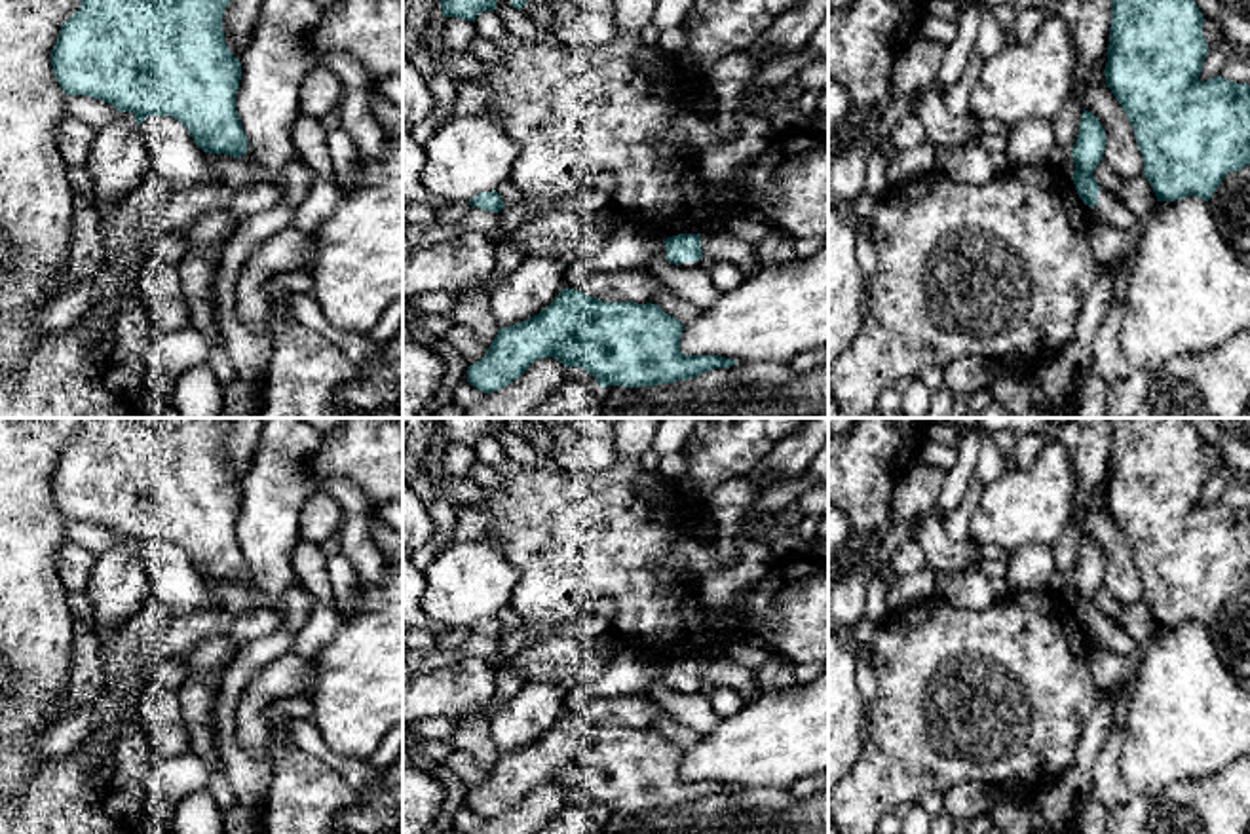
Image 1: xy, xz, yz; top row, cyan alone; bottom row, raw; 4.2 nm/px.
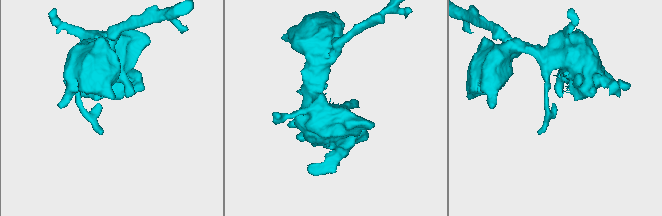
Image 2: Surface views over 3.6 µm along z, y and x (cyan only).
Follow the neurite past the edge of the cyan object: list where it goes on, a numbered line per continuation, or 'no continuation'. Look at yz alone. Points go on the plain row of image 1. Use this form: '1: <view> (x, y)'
1: yz (1110, 633)

